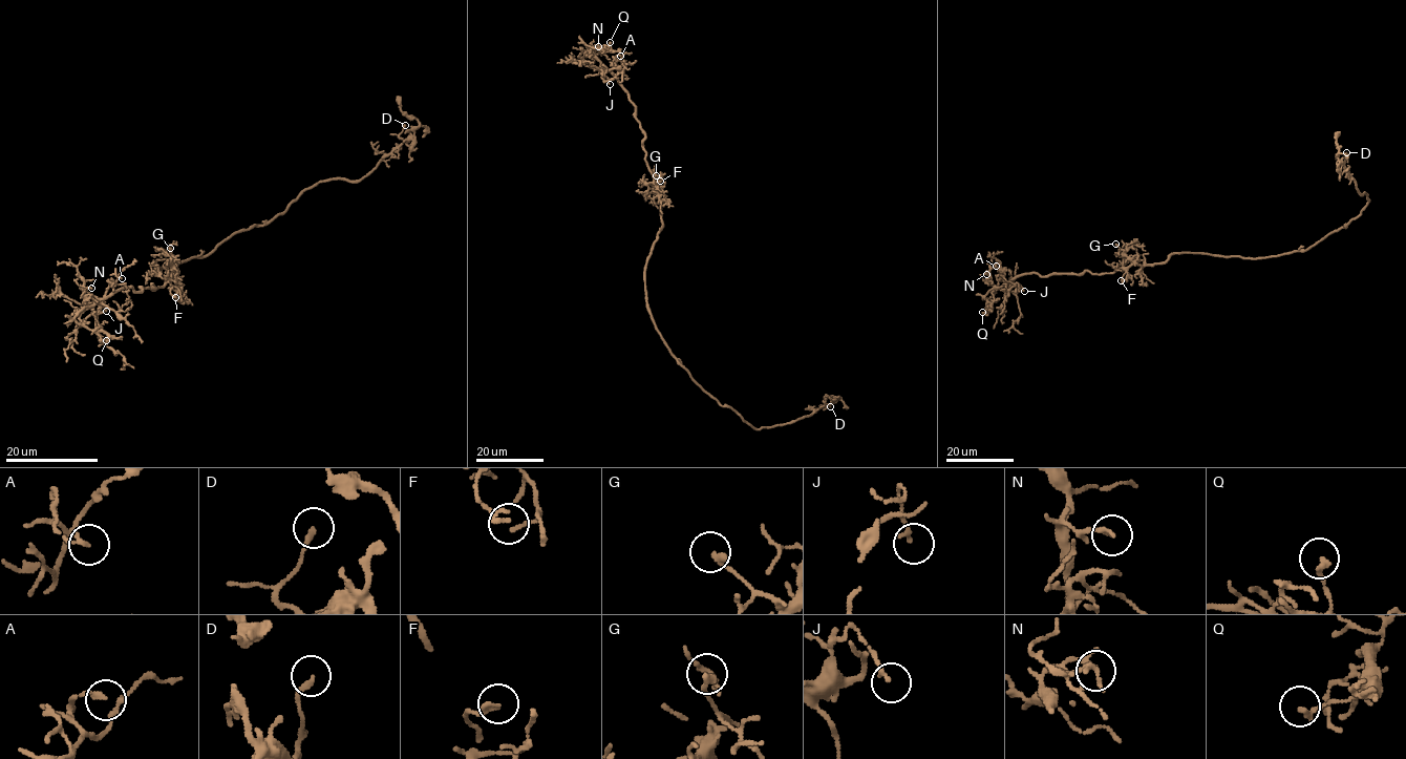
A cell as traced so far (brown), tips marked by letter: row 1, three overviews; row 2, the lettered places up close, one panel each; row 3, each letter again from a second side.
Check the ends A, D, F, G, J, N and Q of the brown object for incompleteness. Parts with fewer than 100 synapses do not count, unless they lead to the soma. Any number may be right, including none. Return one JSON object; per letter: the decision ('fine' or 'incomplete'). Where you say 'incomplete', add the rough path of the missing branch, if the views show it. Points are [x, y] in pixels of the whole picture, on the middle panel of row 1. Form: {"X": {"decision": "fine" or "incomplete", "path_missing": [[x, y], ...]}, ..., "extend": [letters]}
{"A": {"decision": "fine"}, "D": {"decision": "fine"}, "F": {"decision": "fine"}, "G": {"decision": "fine"}, "J": {"decision": "fine"}, "N": {"decision": "fine"}, "Q": {"decision": "fine"}, "extend": []}

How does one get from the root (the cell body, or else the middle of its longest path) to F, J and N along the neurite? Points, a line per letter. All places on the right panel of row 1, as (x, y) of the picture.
F: (1232, 256), (1173, 252), (1165, 261), (1131, 265), (1121, 280)
J: (1232, 256), (1173, 252), (1165, 261), (1133, 264), (1111, 273), (1026, 273), (1006, 283), (1010, 291), (1024, 291)
N: (1232, 256), (1173, 252), (1165, 261), (1133, 264), (1111, 273), (1026, 273), (1000, 287), (986, 274)

